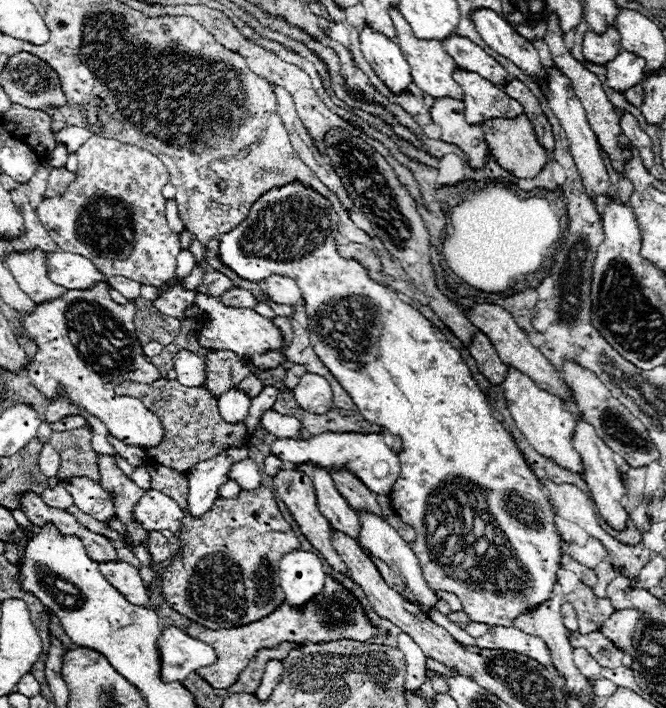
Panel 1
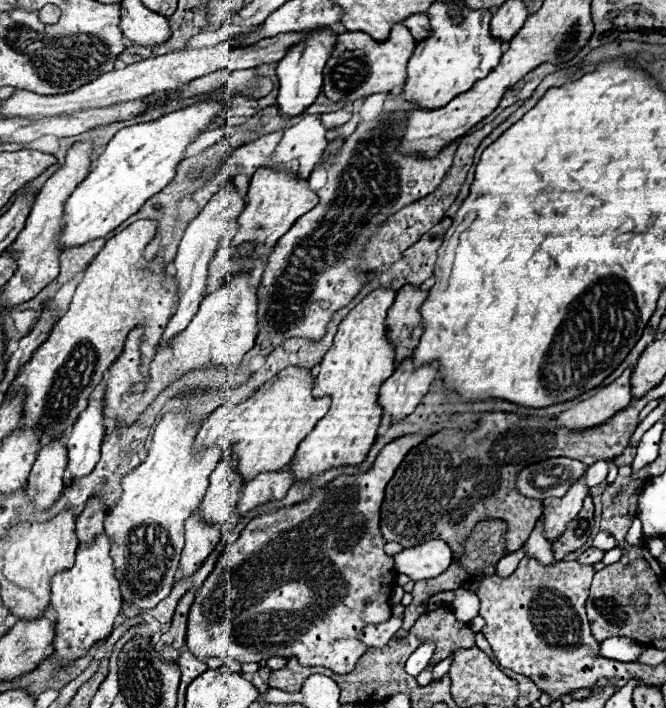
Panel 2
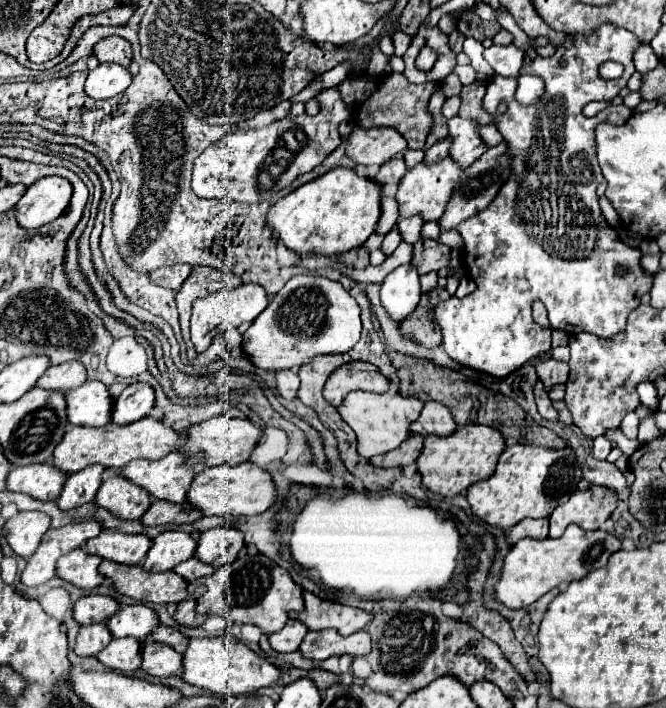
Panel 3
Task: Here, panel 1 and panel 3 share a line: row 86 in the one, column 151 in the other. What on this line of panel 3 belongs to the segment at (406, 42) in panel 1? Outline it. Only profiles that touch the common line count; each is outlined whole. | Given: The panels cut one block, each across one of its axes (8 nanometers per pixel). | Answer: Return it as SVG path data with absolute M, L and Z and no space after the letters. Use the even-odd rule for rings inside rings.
M142 418L132 422L130 426L114 426L108 422L100 428L84 428L84 426L68 426L62 442L54 448L54 466L66 474L80 472L90 464L102 464L104 468L120 468L130 460L158 460L170 454L176 446L184 442L174 428L166 428L160 420Z

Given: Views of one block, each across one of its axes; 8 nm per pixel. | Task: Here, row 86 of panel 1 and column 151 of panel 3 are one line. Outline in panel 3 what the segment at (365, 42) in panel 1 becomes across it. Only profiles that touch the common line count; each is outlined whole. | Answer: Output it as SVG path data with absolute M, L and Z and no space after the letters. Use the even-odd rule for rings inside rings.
M142 382L130 384L114 402L112 422L120 426L132 424L136 420L146 418L152 408L154 408L154 390L150 388L150 384Z

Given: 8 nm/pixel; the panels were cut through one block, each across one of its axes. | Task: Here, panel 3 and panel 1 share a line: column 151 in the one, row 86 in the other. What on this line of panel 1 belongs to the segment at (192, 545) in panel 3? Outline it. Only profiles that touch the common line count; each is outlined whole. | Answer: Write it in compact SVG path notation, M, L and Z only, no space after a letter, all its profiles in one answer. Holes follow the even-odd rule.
M558 70L556 74L550 72L548 74L548 88L546 88L546 96L548 96L548 106L552 108L552 112L556 114L556 118L560 120L566 136L568 136L568 144L570 144L570 152L576 160L576 168L582 176L582 182L586 184L586 194L596 202L598 196L612 196L614 194L614 188L610 184L610 178L608 178L608 172L606 172L606 164L600 156L600 144L596 140L596 134L594 130L590 128L588 124L588 118L586 118L586 112L578 100L578 96L574 94L572 90L572 84L570 80Z

